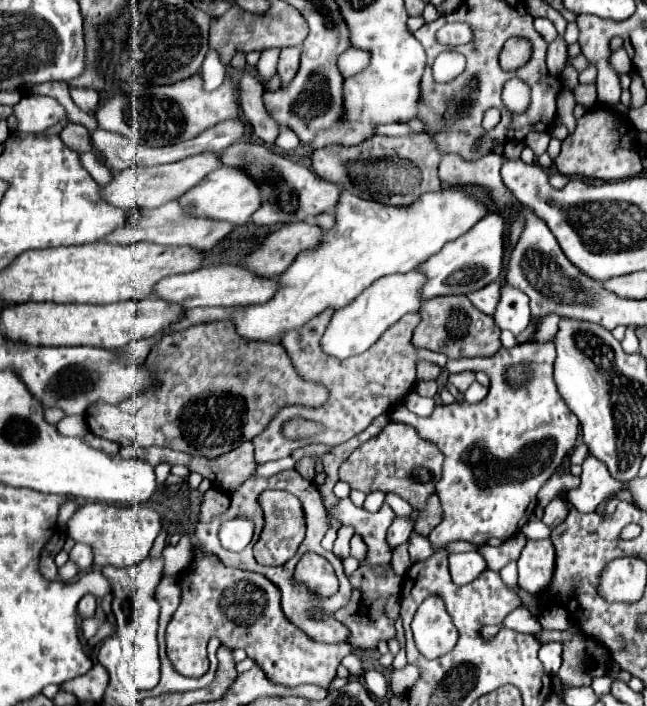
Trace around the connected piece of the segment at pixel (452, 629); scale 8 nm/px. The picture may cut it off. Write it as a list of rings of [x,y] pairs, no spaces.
[[[431,595],[427,597],[427,603],[421,605],[413,617],[413,633],[415,633],[415,643],[417,649],[427,657],[427,659],[435,659],[441,657],[445,653],[449,653],[455,645],[457,645],[457,627],[451,621],[451,615],[447,613],[447,607],[443,603],[443,599],[439,595]]]

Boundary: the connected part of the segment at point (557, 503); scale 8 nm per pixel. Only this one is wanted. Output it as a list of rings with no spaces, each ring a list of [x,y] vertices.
[[[563,497],[553,499],[547,507],[545,507],[545,515],[543,515],[543,523],[549,527],[557,527],[559,523],[563,523],[569,515],[569,505]]]

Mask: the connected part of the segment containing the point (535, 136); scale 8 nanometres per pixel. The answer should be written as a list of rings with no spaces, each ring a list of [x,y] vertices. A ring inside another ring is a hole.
[[[531,132],[530,133],[530,148],[538,157],[547,151],[550,135],[546,132]]]

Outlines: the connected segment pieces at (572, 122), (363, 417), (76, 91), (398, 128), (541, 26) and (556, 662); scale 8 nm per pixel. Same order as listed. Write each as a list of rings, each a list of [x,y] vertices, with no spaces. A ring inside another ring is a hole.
[[[563,88],[557,99],[557,113],[562,116],[562,124],[564,124],[569,134],[573,133],[576,128],[576,118],[573,115],[576,101],[571,90]]]
[[[325,309],[321,315],[315,315],[313,319],[309,319],[299,329],[287,331],[281,339],[281,345],[287,349],[289,357],[293,359],[293,363],[295,363],[297,371],[303,375],[303,379],[311,379],[311,381],[319,381],[319,383],[327,385],[331,395],[329,395],[329,401],[319,409],[305,409],[305,407],[283,407],[283,409],[279,409],[279,413],[267,425],[267,429],[253,439],[255,461],[259,465],[263,465],[267,461],[277,461],[277,459],[289,457],[295,449],[305,447],[309,443],[327,443],[331,447],[345,443],[353,435],[365,431],[375,417],[379,417],[383,413],[391,413],[399,405],[399,401],[409,393],[409,389],[417,381],[415,363],[419,359],[433,361],[439,367],[445,367],[445,363],[447,363],[447,357],[443,353],[419,349],[411,343],[411,335],[421,321],[419,313],[411,313],[411,315],[405,315],[403,319],[399,319],[399,323],[389,327],[381,335],[381,339],[363,355],[347,357],[345,361],[335,359],[335,357],[323,353],[323,349],[321,349],[321,337],[323,337],[331,317],[333,317],[333,309]],[[293,417],[315,421],[321,425],[321,431],[315,437],[305,437],[305,439],[281,437],[281,427],[287,421],[291,421]]]
[[[71,87],[69,93],[71,93],[71,99],[75,101],[75,105],[85,113],[91,113],[91,107],[97,107],[97,103],[99,103],[99,93],[95,89]]]
[[[389,123],[389,125],[377,125],[375,133],[379,135],[415,135],[417,131],[413,131],[407,123]]]
[[[537,17],[533,23],[535,23],[535,29],[545,37],[547,43],[551,43],[551,41],[557,37],[557,31],[555,31],[555,27],[553,27],[551,21],[547,21],[547,19],[543,19],[543,17]]]
[[[551,641],[551,643],[545,643],[539,651],[539,659],[541,663],[545,665],[545,671],[555,677],[559,667],[561,667],[561,653],[563,653],[563,643],[561,641]]]

